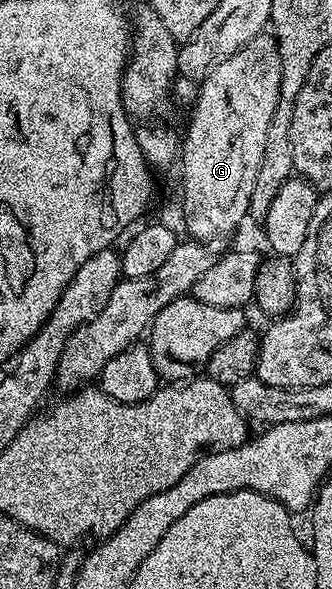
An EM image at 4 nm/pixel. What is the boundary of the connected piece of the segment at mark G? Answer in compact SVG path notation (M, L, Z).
M273 35L252 38L236 54L232 54L206 75L198 89L198 98L192 104L194 113L186 128L186 140L180 144L182 162L182 212L186 215L189 239L215 242L221 236L234 232L242 219L247 219L252 202L252 186L260 174L260 158L264 158L264 138L280 94L280 50Z

